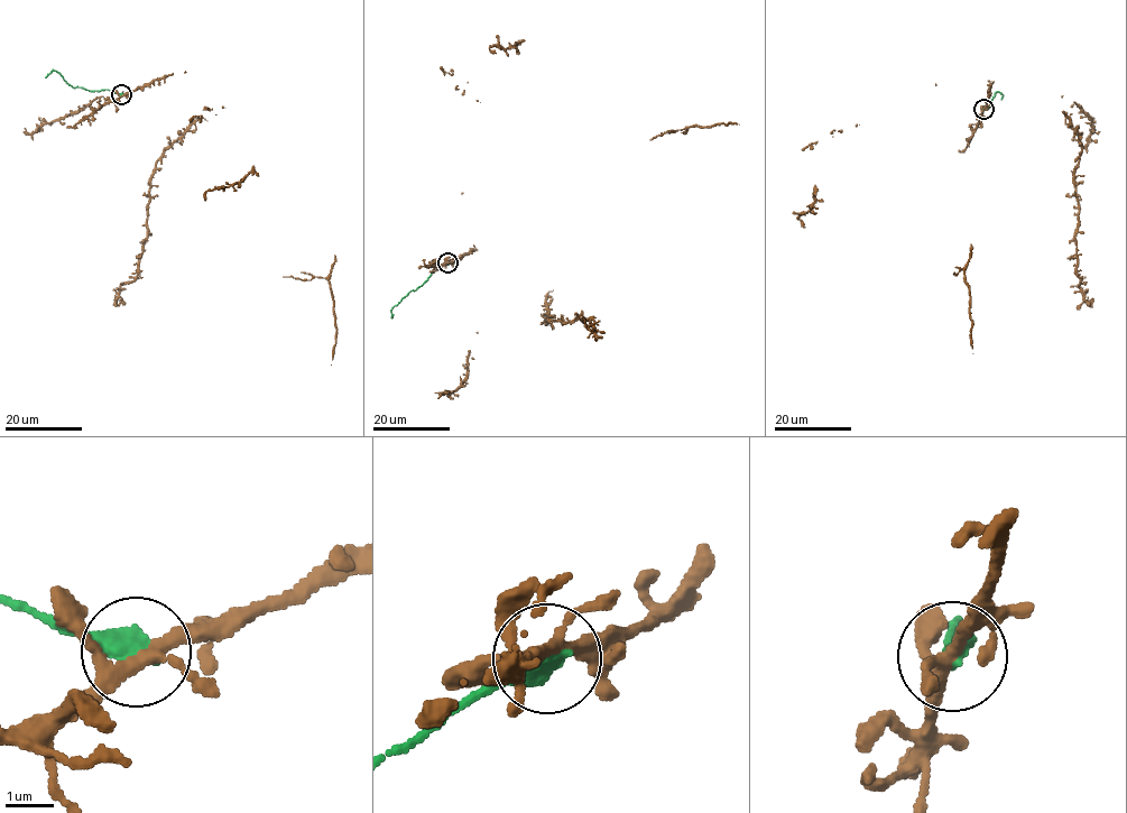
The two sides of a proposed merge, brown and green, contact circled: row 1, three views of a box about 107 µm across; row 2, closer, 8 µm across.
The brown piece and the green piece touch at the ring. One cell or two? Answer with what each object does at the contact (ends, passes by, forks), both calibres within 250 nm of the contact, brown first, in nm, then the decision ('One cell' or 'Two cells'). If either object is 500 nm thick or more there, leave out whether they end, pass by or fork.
Thickness 240 nm (brown) against 500 nm. One cell

